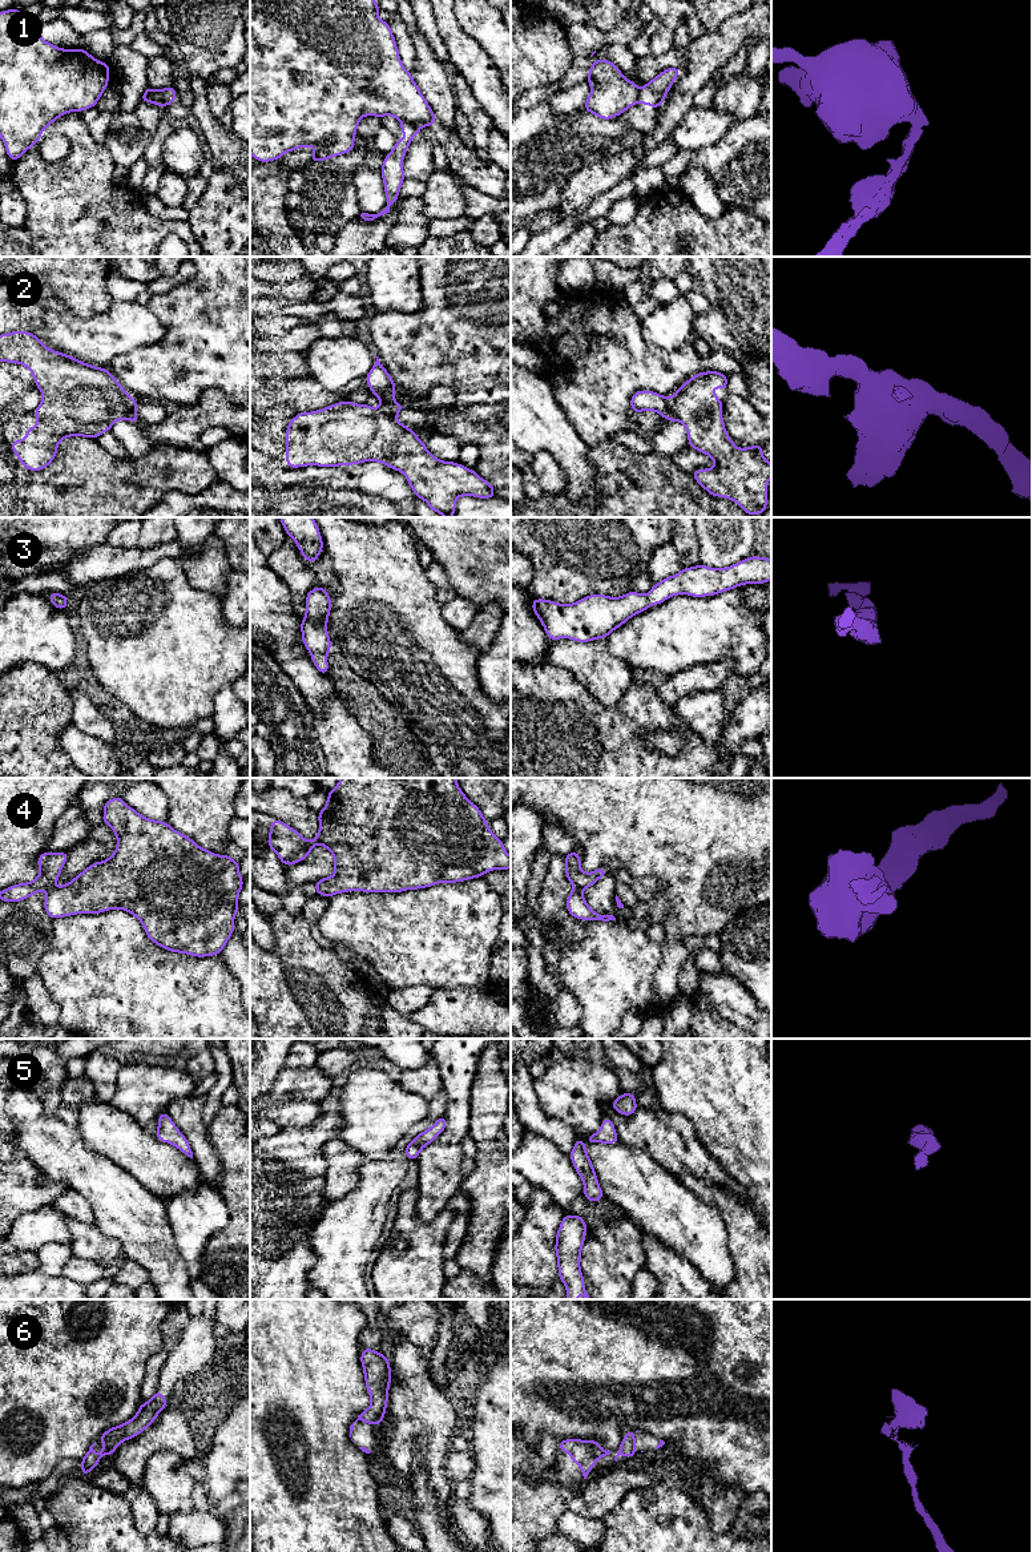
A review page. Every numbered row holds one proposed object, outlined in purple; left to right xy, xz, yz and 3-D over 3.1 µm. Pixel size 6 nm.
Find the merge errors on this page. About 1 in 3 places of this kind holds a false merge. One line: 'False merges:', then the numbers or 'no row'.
False merges: 1, 2, 4, 6

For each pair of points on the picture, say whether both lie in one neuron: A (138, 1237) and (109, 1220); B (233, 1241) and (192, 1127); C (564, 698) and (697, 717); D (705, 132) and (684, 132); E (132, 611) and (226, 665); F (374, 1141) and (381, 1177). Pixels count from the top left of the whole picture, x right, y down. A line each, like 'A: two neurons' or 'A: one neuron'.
A: one neuron
B: two neurons
C: two neurons
D: one neuron
E: one neuron
F: two neurons

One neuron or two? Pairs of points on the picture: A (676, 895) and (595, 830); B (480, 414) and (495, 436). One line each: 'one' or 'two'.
A: one
B: one

